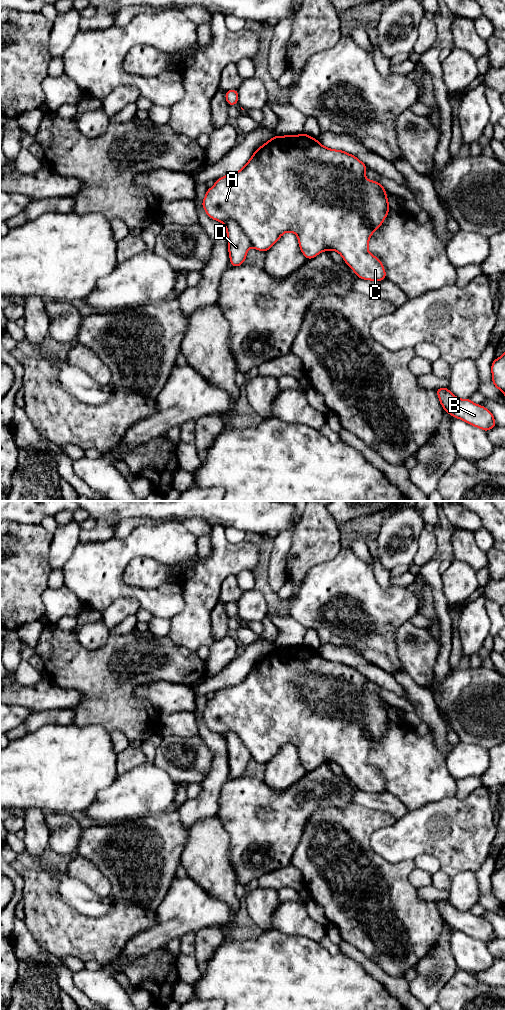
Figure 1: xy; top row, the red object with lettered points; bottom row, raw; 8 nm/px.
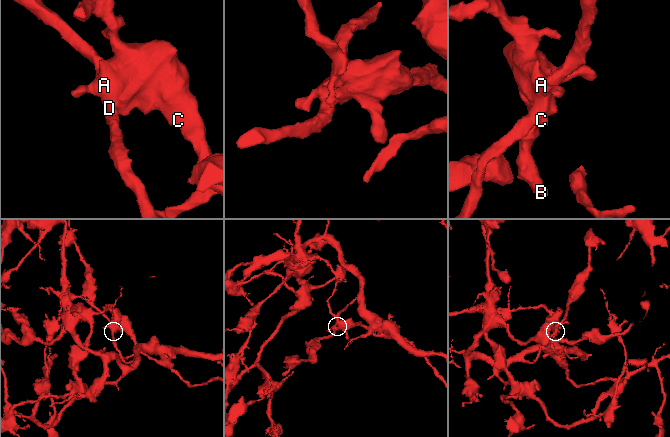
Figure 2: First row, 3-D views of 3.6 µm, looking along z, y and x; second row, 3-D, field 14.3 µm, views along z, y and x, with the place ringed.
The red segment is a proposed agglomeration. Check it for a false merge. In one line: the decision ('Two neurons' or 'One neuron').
Two neurons

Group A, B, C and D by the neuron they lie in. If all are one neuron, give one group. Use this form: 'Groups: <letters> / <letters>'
Groups: A B C / D

